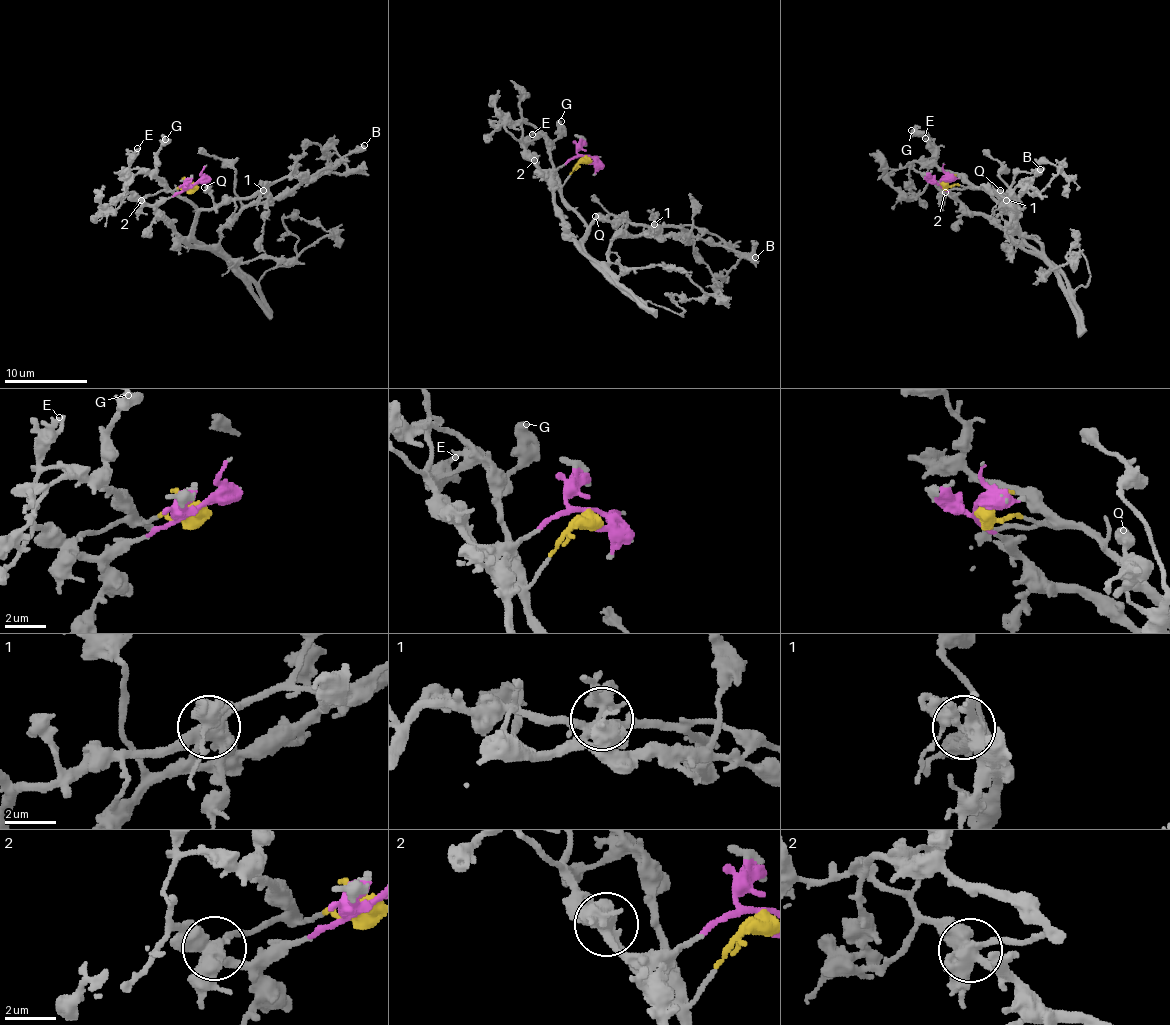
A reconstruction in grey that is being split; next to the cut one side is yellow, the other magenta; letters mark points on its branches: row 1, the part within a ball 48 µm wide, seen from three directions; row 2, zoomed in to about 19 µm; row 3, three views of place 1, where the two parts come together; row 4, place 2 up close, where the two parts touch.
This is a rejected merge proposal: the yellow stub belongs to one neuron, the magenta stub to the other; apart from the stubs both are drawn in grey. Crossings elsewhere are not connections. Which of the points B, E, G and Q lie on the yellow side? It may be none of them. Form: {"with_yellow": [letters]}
{"with_yellow": ["B", "G", "Q"]}

